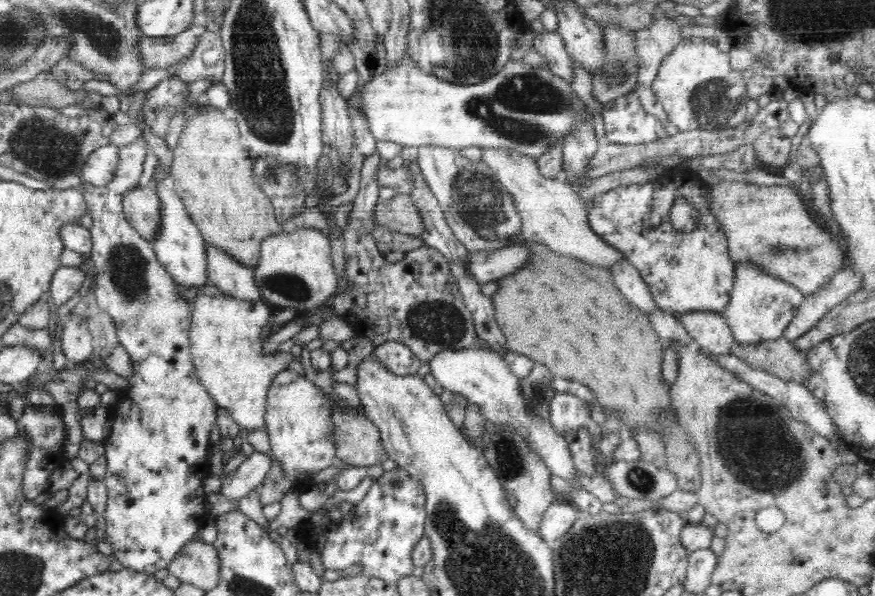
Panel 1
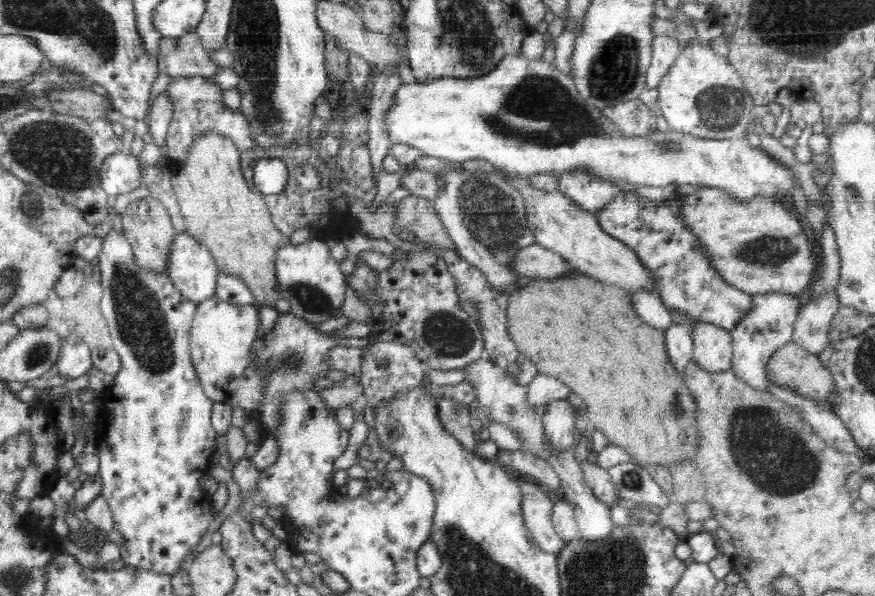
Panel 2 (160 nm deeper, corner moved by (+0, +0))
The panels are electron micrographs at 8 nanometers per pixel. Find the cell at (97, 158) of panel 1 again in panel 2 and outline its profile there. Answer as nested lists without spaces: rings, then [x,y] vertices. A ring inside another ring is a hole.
[[[135,153],[110,154],[100,170],[102,188],[108,197],[128,194],[142,185],[141,168]]]

